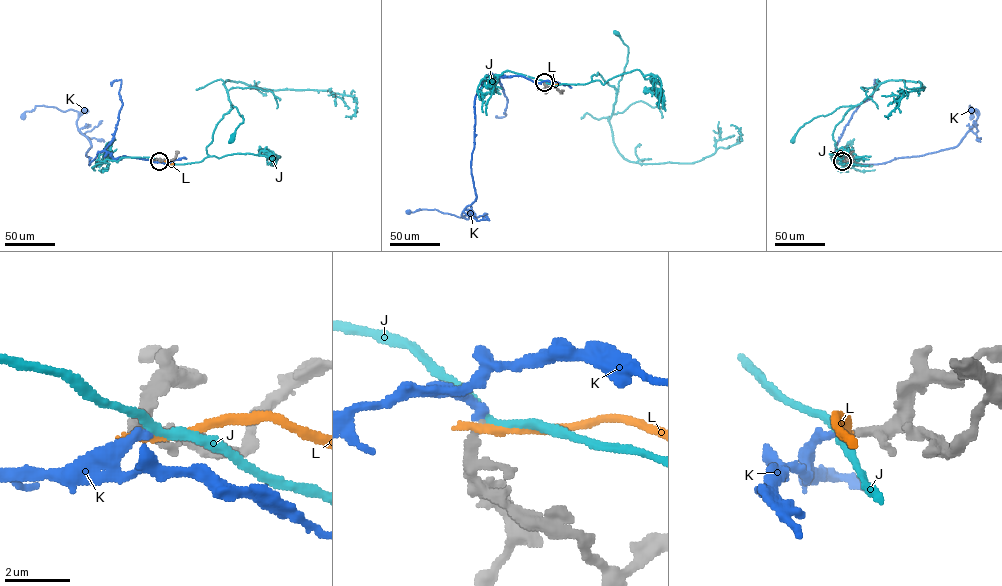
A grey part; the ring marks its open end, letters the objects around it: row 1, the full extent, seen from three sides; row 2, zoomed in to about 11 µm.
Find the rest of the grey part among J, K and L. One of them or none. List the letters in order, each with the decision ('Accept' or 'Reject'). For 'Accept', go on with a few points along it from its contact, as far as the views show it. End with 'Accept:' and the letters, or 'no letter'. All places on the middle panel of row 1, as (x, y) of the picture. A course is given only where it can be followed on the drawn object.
J: Reject
K: Accept. Its course: (544, 83), (487, 75), (475, 99), (471, 166), (476, 199), (463, 217), (435, 209), (408, 211)
L: Reject
Accept: K

